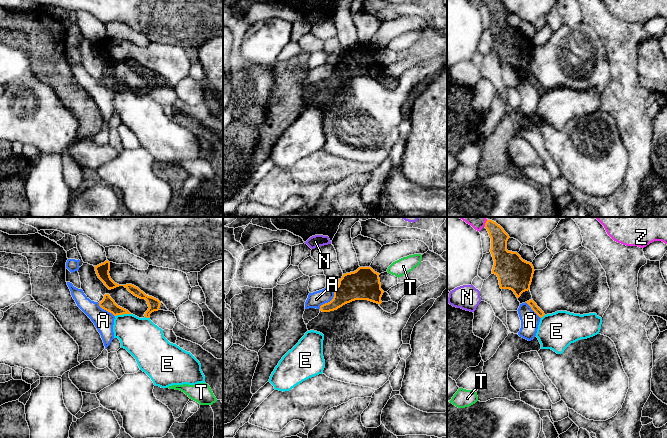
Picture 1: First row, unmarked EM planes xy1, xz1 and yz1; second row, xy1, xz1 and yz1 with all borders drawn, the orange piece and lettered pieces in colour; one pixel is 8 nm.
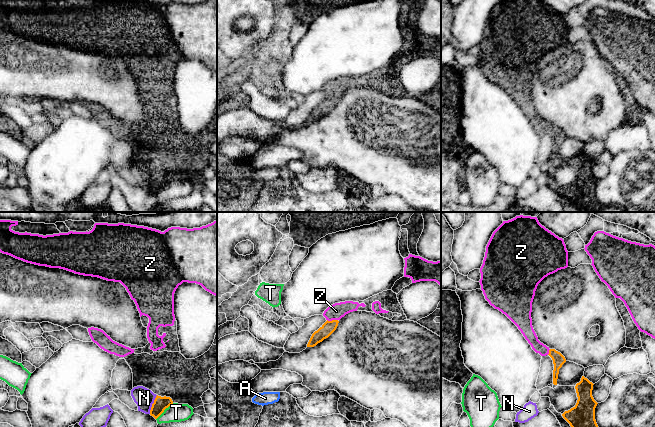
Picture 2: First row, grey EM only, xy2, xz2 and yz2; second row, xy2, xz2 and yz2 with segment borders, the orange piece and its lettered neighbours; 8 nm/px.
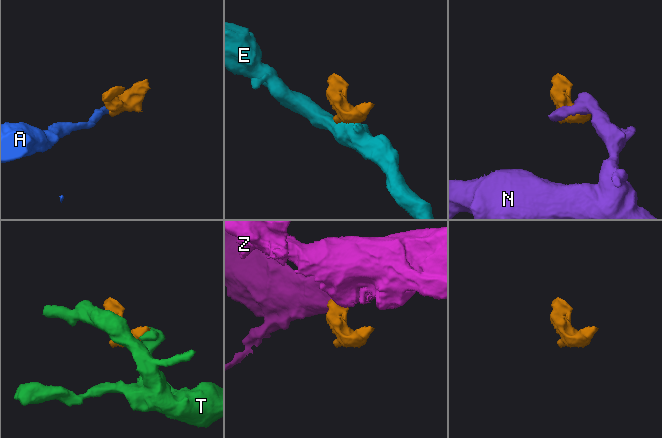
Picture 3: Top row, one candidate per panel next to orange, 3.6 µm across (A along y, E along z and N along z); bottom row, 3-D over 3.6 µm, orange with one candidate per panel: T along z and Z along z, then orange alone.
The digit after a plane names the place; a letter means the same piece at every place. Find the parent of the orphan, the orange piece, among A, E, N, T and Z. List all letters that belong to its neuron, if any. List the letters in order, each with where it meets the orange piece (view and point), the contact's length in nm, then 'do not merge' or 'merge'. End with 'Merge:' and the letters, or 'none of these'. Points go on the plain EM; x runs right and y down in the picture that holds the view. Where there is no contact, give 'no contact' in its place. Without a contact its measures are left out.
A: contact xz1 (330, 77); length 200 nm; do not merge
E: contact xy1 (122, 90); length 130 nm; do not merge
N: contact xy2 (152, 180); length 170 nm; do not merge
T: contact xy2 (164, 185); length 190 nm; do not merge
Z: contact xz2 (332, 96); length 90 nm; merge
Merge: Z

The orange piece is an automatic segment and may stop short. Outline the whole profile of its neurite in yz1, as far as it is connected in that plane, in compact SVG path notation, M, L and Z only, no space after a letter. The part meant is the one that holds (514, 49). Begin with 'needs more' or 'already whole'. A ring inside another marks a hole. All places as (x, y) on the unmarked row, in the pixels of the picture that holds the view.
needs more; M469 0L475 6L485 3L491 14L491 25L494 41L492 49L498 53L501 65L510 65L517 74L530 65L534 43L532 39L521 34L517 28L507 26L510 14L498 0Z

